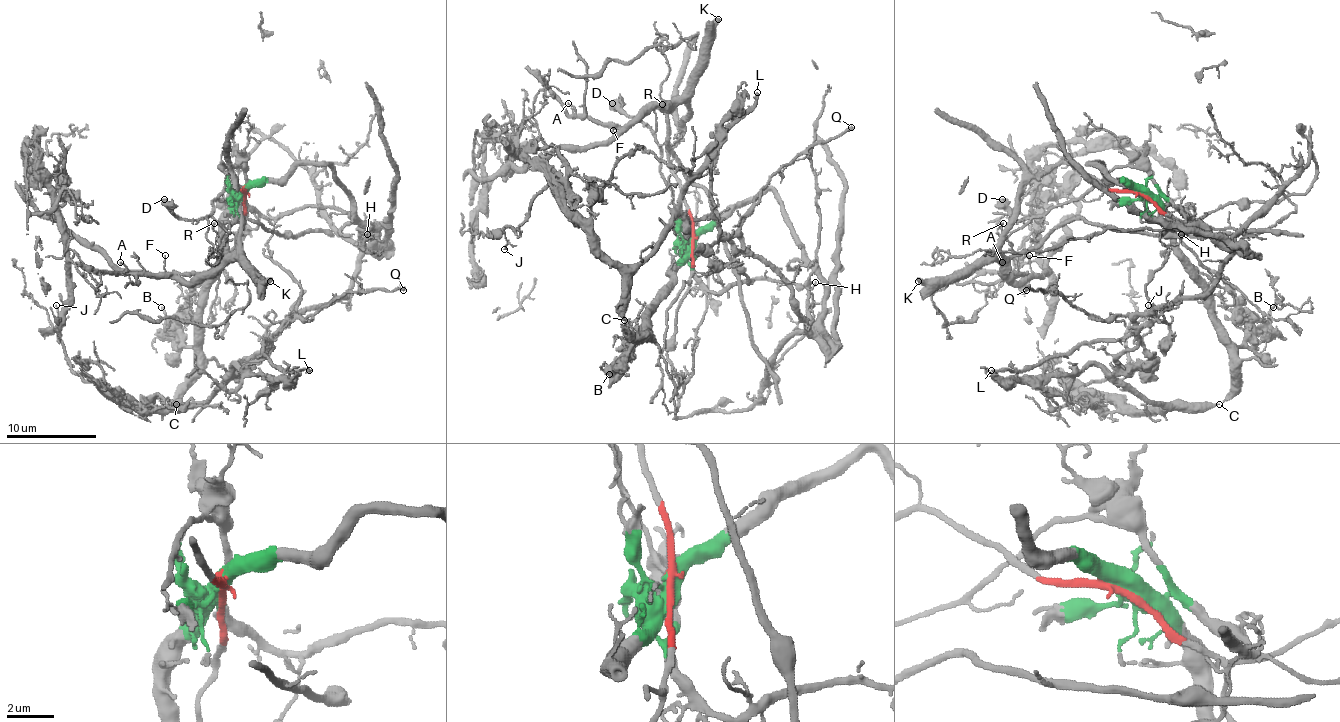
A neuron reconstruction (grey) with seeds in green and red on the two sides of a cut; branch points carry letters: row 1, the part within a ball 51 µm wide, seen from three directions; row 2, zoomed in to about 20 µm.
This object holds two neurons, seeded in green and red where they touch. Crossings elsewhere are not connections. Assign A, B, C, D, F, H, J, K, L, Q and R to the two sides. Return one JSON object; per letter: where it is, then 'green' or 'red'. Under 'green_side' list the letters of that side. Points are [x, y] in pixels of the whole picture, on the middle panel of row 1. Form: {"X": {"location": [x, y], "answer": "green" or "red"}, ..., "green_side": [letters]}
{"A": {"location": [568, 103], "answer": "red"}, "B": {"location": [609, 374], "answer": "green"}, "C": {"location": [624, 320], "answer": "green"}, "D": {"location": [612, 103], "answer": "green"}, "F": {"location": [613, 130], "answer": "red"}, "H": {"location": [815, 282], "answer": "green"}, "J": {"location": [504, 249], "answer": "green"}, "K": {"location": [718, 19], "answer": "red"}, "L": {"location": [757, 92], "answer": "green"}, "Q": {"location": [851, 127], "answer": "green"}, "R": {"location": [662, 104], "answer": "red"}, "green_side": ["B", "C", "D", "H", "J", "L", "Q"]}

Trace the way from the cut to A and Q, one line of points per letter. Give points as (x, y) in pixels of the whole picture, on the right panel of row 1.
A: (1140, 192), (1113, 192), (1055, 162), (1026, 185), (1001, 250), (1001, 266), (1008, 273), (1026, 273), (1001, 261)
Q: (1140, 192), (1170, 198), (1192, 216), (1145, 286), (1147, 311), (1100, 320), (1057, 293), (1026, 291)

